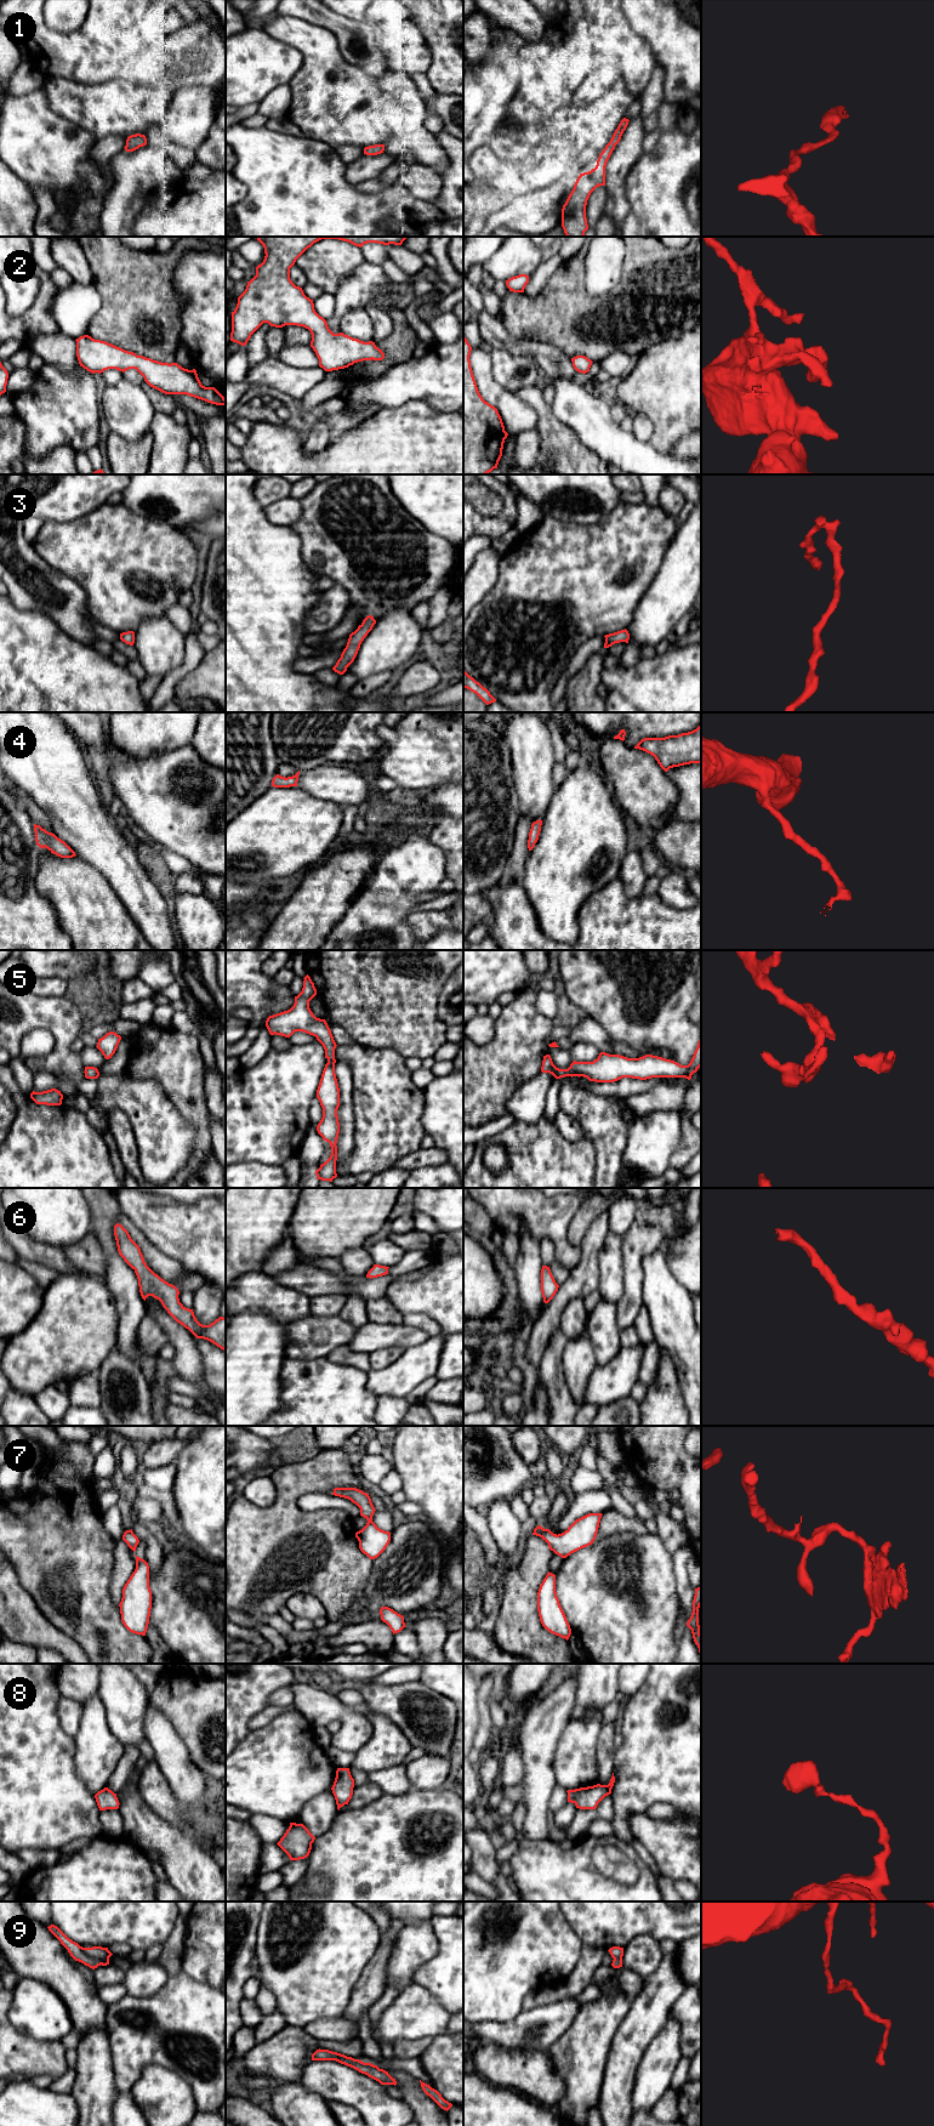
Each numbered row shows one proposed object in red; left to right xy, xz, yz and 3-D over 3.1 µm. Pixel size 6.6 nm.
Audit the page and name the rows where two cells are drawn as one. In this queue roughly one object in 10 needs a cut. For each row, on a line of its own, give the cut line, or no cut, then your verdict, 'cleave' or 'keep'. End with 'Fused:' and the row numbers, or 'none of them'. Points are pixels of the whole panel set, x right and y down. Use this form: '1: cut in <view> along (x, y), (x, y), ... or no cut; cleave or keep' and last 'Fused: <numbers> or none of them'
1: no cut; keep
2: no cut; keep
3: no cut; keep
4: no cut; keep
5: no cut; keep
6: no cut; keep
7: no cut; keep
8: no cut; keep
9: no cut; keep
Fused: none of them

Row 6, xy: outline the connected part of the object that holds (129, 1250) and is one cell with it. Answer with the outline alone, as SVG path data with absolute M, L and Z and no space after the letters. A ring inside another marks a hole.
M119 1223L114 1226L119 1255L135 1271L142 1298L148 1296L159 1300L167 1313L188 1329L197 1338L204 1338L226 1352L226 1318L220 1317L210 1325L200 1324L193 1309L186 1308L178 1298L178 1289L161 1279L144 1262L139 1246L129 1232Z

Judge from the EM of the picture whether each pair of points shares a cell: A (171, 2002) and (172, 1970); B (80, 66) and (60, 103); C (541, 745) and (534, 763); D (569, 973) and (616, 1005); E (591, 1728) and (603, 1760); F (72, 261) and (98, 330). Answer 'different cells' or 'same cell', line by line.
A: different cells
B: different cells
C: same cell
D: same cell
E: different cells
F: different cells

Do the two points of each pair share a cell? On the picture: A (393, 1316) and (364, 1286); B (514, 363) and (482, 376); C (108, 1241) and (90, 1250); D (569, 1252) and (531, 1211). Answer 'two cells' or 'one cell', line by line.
A: two cells
B: two cells
C: two cells
D: one cell

